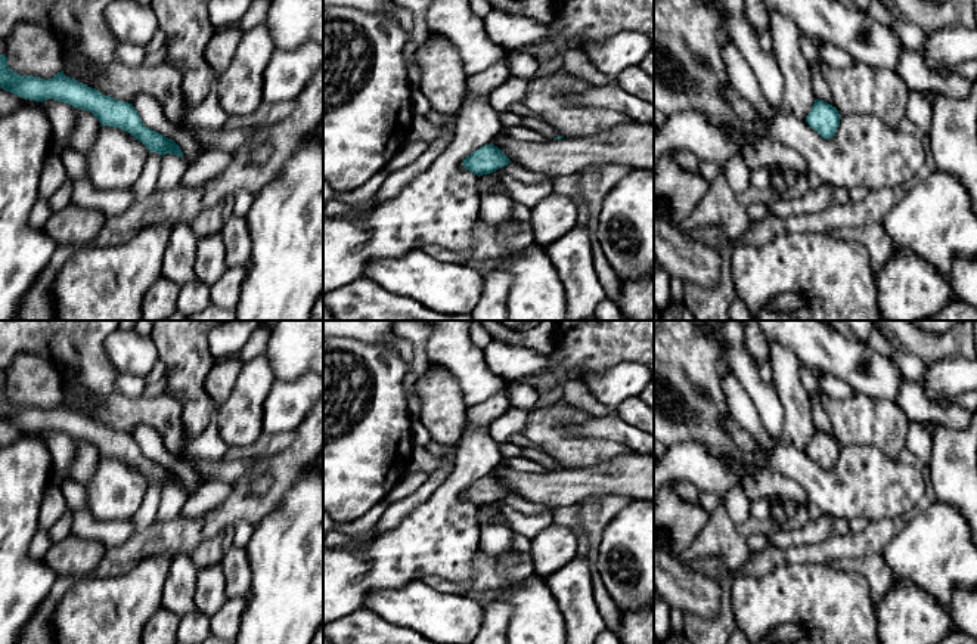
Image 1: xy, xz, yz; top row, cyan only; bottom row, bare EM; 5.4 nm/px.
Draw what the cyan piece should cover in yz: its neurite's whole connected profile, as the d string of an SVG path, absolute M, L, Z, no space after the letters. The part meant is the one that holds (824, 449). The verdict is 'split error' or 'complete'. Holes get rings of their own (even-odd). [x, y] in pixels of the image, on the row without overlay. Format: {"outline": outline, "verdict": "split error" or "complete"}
{"outline": "M815 430L815 434L806 448L806 453L821 465L824 470L831 470L835 467L837 459L840 456L841 446L838 445L837 439Z", "verdict": "complete"}

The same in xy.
{"outline": "M0 386L0 418L24 430L37 433L53 430L89 442L102 456L130 464L149 483L156 483L162 487L173 484L183 489L183 483L174 471L143 455L133 434L105 427L99 421L66 408L63 402L49 411L21 406L9 399L6 386Z", "verdict": "complete"}

